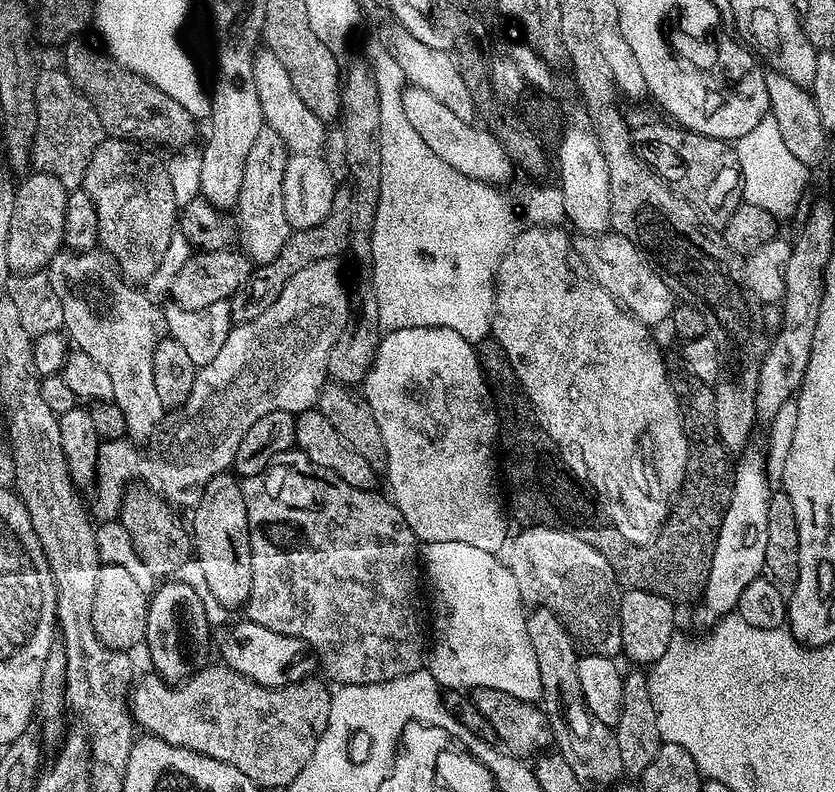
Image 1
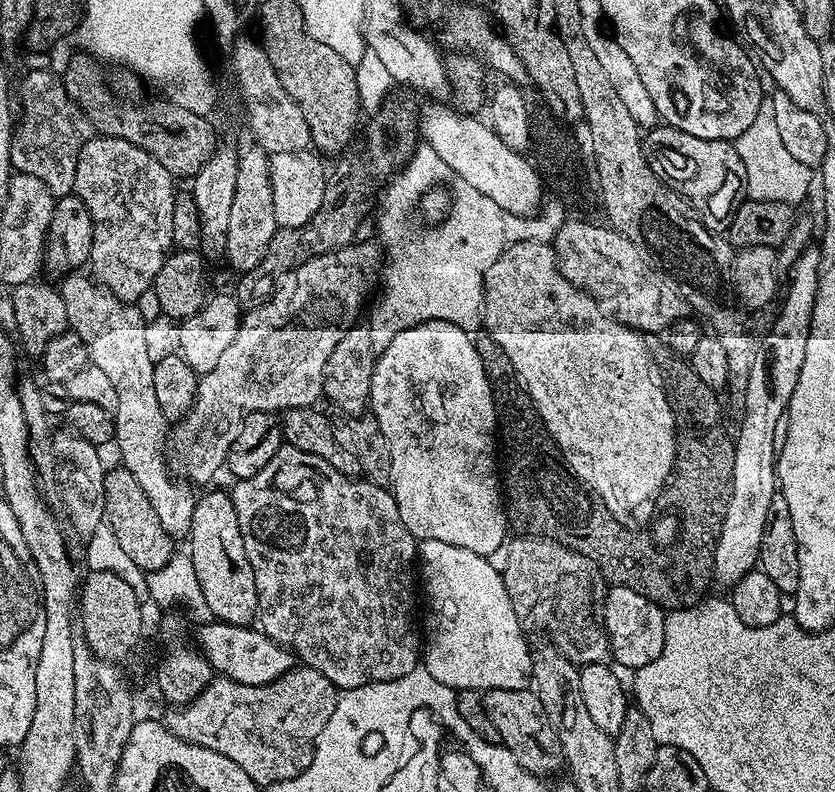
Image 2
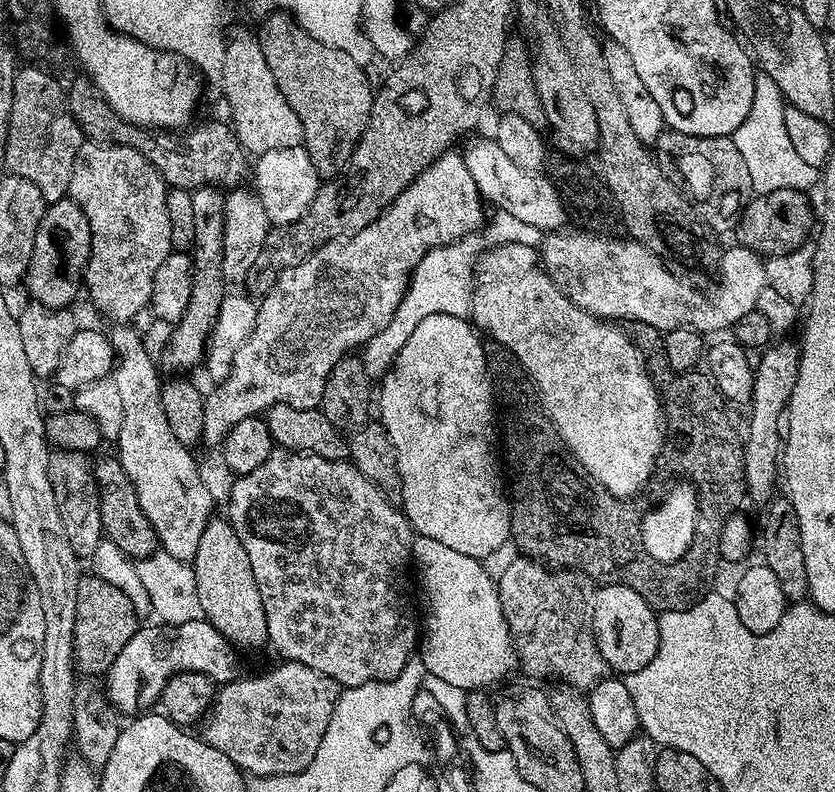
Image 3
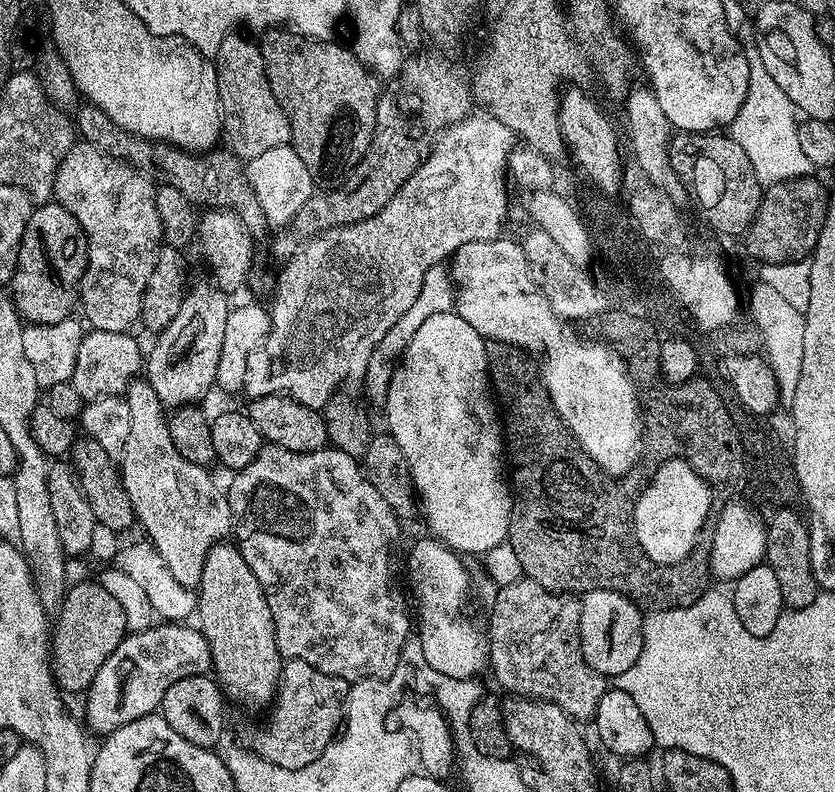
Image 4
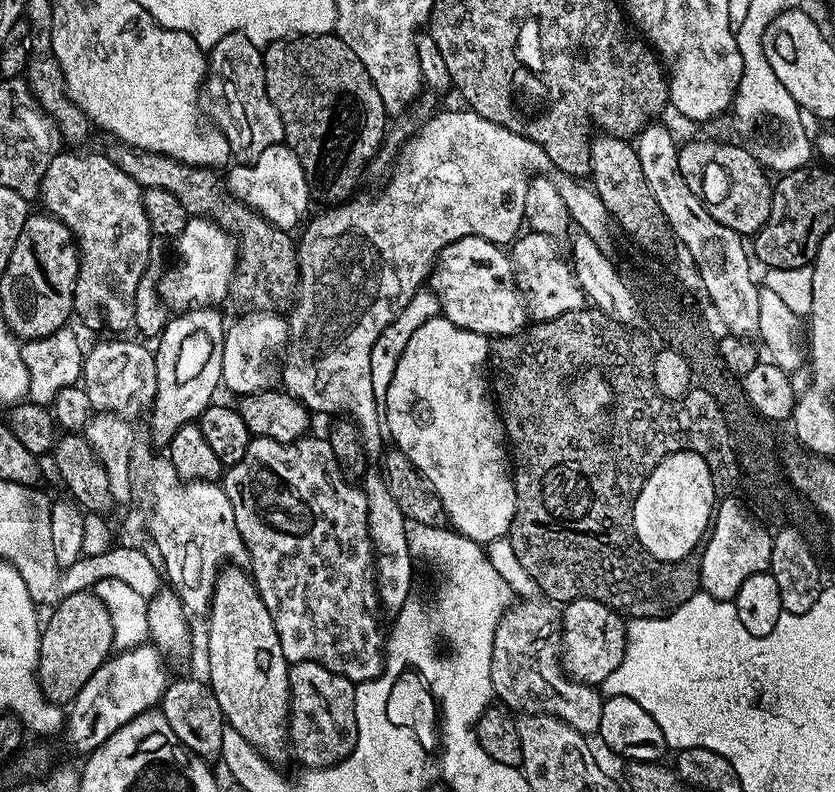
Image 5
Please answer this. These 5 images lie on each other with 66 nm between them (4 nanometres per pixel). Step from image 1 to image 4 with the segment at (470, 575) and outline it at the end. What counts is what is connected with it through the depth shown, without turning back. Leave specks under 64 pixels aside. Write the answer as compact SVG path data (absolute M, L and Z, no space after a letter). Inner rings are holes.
M425 536L426 538L418 539L412 546L410 550L410 554L408 556L408 562L406 564L408 568L408 580L410 582L410 588L412 590L412 596L414 598L414 602L417 606L416 612L414 608L414 614L416 617L416 639L420 643L420 649L422 650L422 654L424 659L428 665L431 666L432 669L435 670L436 673L442 674L444 677L454 678L455 680L466 680L473 679L483 667L484 669L488 664L488 637L485 634L485 631L482 628L478 628L474 623L468 620L459 620L462 616L462 612L466 606L466 602L468 600L468 588L470 586L470 580L468 578L468 572L465 566L462 564L461 560L463 560L457 553L455 553L451 548L446 547L443 543L437 540L432 536Z

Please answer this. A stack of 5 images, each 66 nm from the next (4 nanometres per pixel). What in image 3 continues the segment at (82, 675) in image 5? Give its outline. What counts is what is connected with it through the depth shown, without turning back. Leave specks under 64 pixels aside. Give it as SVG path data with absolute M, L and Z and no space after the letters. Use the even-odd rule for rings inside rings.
M91 574L81 575L78 582L78 606L74 622L74 642L72 658L77 669L85 677L96 678L107 673L108 668L118 658L118 653L126 647L126 642L134 638L138 627L138 617L134 606L130 606L130 598L118 590L118 586L110 586L102 578Z

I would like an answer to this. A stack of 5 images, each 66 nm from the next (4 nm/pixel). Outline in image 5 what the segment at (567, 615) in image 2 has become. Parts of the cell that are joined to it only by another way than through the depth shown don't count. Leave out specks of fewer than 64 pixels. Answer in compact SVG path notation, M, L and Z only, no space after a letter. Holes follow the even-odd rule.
M523 601L513 603L507 608L498 622L498 630L494 630L494 646L490 658L490 682L495 699L503 707L516 714L541 712L547 716L566 722L566 726L574 726L582 735L591 737L599 733L602 722L602 706L605 697L591 684L579 684L564 670L560 658L560 629L557 627L556 606L548 608L544 605L527 604Z

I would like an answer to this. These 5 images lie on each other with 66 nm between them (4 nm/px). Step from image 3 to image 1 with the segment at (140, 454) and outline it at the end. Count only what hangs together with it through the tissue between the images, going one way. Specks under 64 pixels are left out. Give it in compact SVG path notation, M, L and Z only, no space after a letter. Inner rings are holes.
M61 250L48 263L46 271L58 302L62 302L67 339L110 374L114 389L111 403L122 410L127 435L136 442L147 441L166 415L162 398L158 398L158 389L154 387L152 355L158 333L147 294L125 280L118 265L103 250Z

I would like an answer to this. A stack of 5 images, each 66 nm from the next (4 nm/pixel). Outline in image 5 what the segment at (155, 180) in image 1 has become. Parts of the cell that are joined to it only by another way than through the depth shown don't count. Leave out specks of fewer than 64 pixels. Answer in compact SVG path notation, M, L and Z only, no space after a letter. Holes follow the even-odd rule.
M64 150L61 154L53 155L50 166L46 170L46 174L42 178L40 183L40 195L38 197L39 203L41 204L43 211L47 212L50 216L56 216L61 222L68 227L72 232L72 235L76 238L76 246L80 249L80 269L76 275L76 285L74 286L74 302L72 307L75 315L80 316L80 320L88 328L93 328L96 332L108 332L104 334L124 334L124 332L133 327L134 320L134 302L135 295L138 289L139 279L144 276L146 272L150 258L150 240L153 236L152 227L150 222L146 218L146 210L144 209L144 194L138 182L134 182L134 178L130 178L126 174L122 174L122 170L118 170L118 166L114 162L110 162L110 158L106 154L100 156L96 152L92 152L89 156L79 156L79 151L76 150Z

